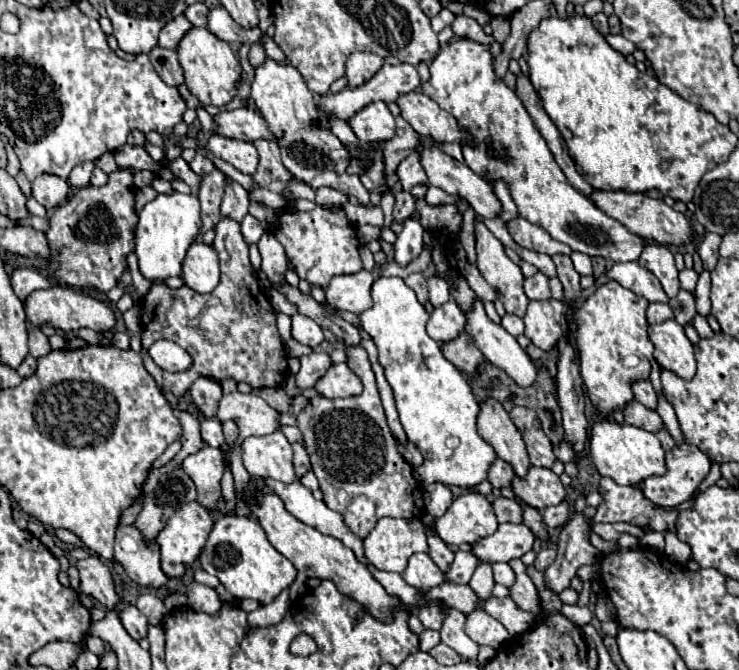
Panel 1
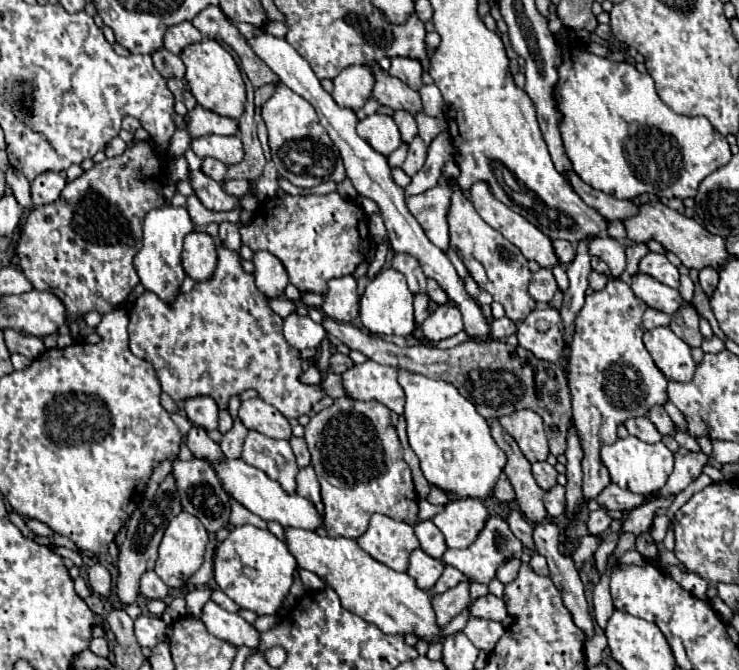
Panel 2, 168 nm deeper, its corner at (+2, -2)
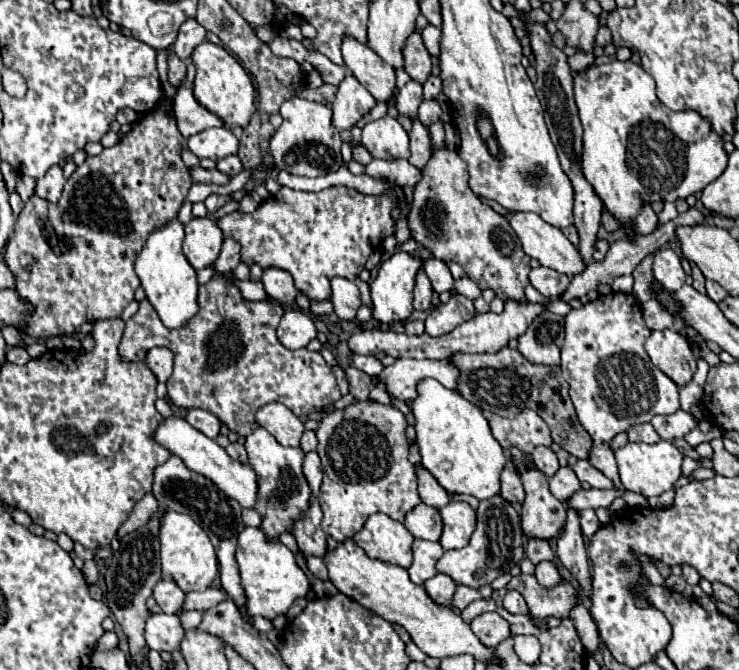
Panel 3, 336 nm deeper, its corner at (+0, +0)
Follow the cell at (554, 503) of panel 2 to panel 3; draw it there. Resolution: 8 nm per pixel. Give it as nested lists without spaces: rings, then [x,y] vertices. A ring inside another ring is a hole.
[[[561,466],[561,468],[555,472],[555,476],[549,478],[549,488],[551,488],[551,494],[553,494],[557,500],[565,502],[573,492],[577,492],[577,490],[581,488],[581,482],[579,482],[579,478],[575,476],[575,472],[573,472],[571,466]]]

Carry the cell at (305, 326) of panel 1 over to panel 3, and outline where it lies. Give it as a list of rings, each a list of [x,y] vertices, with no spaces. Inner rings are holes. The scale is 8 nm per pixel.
[[[287,310],[277,326],[279,342],[289,350],[305,348],[317,336],[317,328],[309,314],[301,310]]]

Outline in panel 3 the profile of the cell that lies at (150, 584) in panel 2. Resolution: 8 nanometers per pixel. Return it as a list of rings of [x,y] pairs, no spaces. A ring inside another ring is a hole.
[[[161,580],[155,590],[153,590],[153,598],[157,600],[157,604],[161,606],[161,610],[165,614],[177,614],[183,606],[185,600],[185,592],[171,580]]]

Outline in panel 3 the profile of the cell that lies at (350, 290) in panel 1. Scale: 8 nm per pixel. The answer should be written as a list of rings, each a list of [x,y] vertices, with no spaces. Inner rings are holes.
[[[333,278],[331,280],[331,302],[335,306],[335,314],[343,320],[353,320],[359,306],[361,306],[361,292],[359,288],[347,278]]]

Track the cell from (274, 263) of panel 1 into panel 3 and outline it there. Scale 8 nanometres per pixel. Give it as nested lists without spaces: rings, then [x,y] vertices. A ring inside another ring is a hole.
[[[267,268],[263,270],[263,278],[261,278],[265,292],[271,300],[283,304],[283,306],[293,306],[295,298],[299,294],[299,290],[293,284],[293,278],[289,272],[283,272],[279,268]]]

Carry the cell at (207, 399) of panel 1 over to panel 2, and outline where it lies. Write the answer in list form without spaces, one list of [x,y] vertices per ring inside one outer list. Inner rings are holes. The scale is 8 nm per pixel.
[[[193,396],[185,400],[187,418],[205,430],[217,428],[217,402],[211,396]]]

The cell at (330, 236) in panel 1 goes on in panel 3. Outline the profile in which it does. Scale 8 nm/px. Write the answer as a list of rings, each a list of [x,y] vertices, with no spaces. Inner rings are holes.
[[[391,184],[391,190],[381,196],[369,196],[361,194],[359,190],[347,188],[347,186],[331,186],[319,192],[301,192],[291,190],[287,186],[281,186],[277,194],[269,196],[263,204],[257,206],[253,212],[231,212],[217,220],[219,228],[227,238],[235,238],[241,244],[241,262],[251,266],[253,262],[265,268],[281,268],[287,270],[295,286],[309,298],[309,300],[327,300],[331,296],[329,280],[333,276],[345,276],[347,280],[355,280],[359,272],[365,268],[365,260],[371,252],[375,252],[385,236],[395,234],[395,218],[393,210],[401,208],[405,210],[403,202],[403,190],[397,184]]]

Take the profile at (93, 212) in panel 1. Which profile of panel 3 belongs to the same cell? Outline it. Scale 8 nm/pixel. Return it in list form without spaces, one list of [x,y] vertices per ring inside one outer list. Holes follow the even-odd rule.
[[[155,106],[155,110],[139,114],[139,120],[133,122],[131,132],[121,136],[121,140],[111,146],[111,148],[103,148],[101,154],[97,156],[87,156],[87,160],[77,166],[77,170],[71,174],[71,178],[67,180],[65,188],[63,188],[63,198],[59,198],[57,204],[51,204],[39,196],[31,196],[25,204],[25,208],[21,210],[21,214],[17,216],[15,222],[15,230],[7,242],[5,248],[5,264],[7,268],[13,272],[15,276],[15,292],[19,292],[19,298],[23,298],[27,304],[31,304],[31,314],[25,316],[25,332],[33,338],[51,338],[51,336],[71,336],[83,322],[97,322],[97,320],[107,320],[107,318],[119,318],[123,308],[135,300],[135,290],[139,288],[139,278],[133,270],[135,258],[141,252],[141,248],[145,246],[149,234],[155,228],[163,228],[163,224],[167,224],[167,220],[173,220],[181,208],[181,204],[187,198],[187,192],[193,184],[191,176],[187,176],[187,166],[181,160],[181,150],[183,150],[183,136],[175,124],[175,118],[161,106]]]

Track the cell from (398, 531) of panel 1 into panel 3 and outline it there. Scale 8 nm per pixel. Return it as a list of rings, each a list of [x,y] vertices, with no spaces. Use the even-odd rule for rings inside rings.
[[[387,514],[369,516],[363,530],[357,532],[353,540],[373,560],[381,560],[401,568],[411,566],[411,544],[415,538],[401,522],[389,518]]]

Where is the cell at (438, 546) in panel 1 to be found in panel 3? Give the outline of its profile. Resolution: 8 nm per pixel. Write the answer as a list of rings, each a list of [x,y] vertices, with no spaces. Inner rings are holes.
[[[417,504],[411,512],[407,512],[403,524],[415,538],[423,538],[423,540],[431,540],[431,542],[439,540],[441,528],[443,528],[439,510],[427,506],[427,504]]]

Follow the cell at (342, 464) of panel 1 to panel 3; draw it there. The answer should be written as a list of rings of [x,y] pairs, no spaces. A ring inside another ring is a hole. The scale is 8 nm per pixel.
[[[355,402],[319,422],[317,454],[323,464],[319,504],[323,510],[321,528],[327,536],[337,542],[349,540],[375,512],[403,522],[405,514],[421,504],[417,476],[407,458],[409,442],[405,428],[405,416],[393,406],[383,406],[379,402]]]

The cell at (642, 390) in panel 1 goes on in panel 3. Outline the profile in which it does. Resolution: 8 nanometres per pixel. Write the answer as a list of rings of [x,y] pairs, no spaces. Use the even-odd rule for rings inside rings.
[[[681,408],[669,416],[655,416],[651,420],[651,424],[657,430],[657,434],[667,442],[671,442],[675,438],[683,438],[687,432],[691,432],[697,426],[693,414],[685,412]]]

